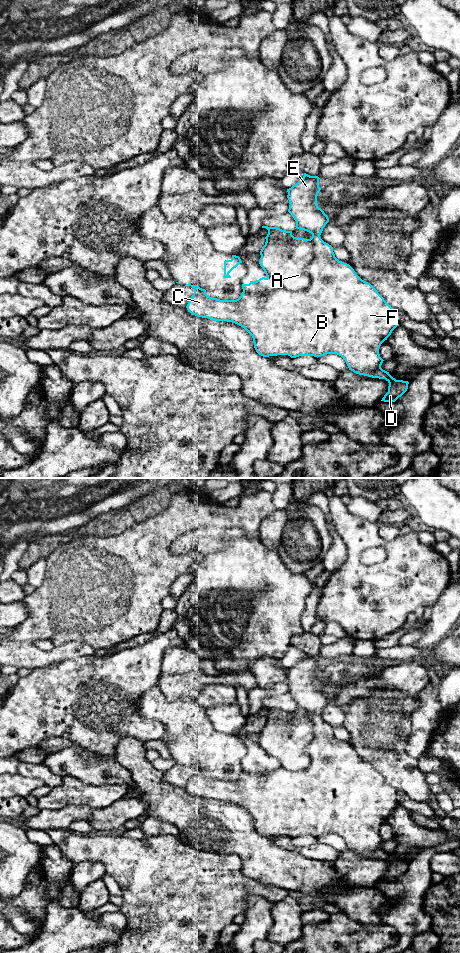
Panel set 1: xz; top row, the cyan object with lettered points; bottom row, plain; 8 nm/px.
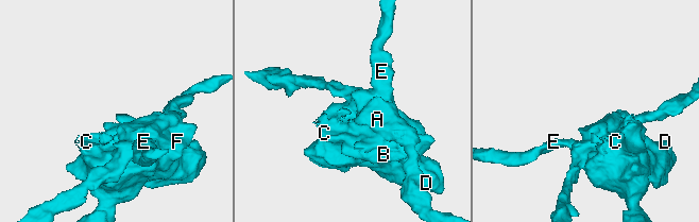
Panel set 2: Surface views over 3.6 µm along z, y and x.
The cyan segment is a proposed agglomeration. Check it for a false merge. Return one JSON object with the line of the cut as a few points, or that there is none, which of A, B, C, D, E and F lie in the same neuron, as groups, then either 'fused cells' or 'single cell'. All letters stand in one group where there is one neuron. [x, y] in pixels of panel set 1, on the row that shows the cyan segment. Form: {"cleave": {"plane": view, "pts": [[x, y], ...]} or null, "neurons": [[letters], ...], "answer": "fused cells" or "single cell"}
{"cleave": null, "neurons": [["A", "B", "C", "D", "E", "F"]], "answer": "single cell"}

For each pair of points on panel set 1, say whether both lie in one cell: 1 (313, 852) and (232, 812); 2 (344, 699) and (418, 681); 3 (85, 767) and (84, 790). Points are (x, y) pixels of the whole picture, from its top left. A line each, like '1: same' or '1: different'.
1: different
2: same
3: different

